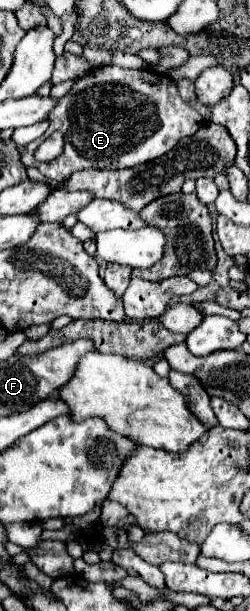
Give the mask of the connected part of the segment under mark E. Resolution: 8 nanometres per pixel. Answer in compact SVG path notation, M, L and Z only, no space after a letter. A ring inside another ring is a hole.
M121 66L89 70L59 100L47 120L47 132L25 146L21 162L25 168L37 168L49 182L65 182L73 172L87 168L131 168L151 162L205 124L201 114L181 100L177 84L167 74ZM55 130L61 130L65 136L63 154L51 162L37 162L33 158L35 148Z

